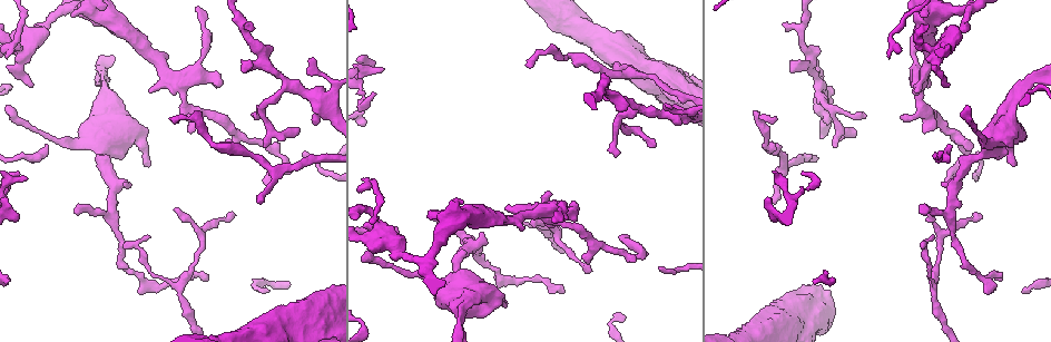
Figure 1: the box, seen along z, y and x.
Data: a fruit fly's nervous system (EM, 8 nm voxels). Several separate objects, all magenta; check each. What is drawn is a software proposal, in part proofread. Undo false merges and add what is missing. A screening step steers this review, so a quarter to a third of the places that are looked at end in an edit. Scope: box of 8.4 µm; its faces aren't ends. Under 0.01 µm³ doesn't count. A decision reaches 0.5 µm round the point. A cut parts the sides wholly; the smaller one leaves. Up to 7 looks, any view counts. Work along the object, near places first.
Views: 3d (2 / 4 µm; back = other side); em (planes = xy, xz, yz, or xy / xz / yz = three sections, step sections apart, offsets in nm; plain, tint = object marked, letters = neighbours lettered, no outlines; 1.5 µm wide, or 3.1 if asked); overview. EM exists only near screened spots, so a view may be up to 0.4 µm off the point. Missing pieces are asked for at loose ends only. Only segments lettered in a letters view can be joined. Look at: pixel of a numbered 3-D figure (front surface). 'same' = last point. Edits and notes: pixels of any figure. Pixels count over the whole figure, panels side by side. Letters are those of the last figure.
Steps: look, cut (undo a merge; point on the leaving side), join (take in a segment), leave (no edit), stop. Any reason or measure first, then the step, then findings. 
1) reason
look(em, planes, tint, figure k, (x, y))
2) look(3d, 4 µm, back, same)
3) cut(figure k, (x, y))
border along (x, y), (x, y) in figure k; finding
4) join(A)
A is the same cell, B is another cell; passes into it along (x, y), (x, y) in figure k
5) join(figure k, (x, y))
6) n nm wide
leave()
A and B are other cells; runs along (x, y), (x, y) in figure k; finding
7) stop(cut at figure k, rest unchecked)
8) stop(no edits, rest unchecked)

tapers out
look(3d, 2 µm, figure 1, (974, 215))

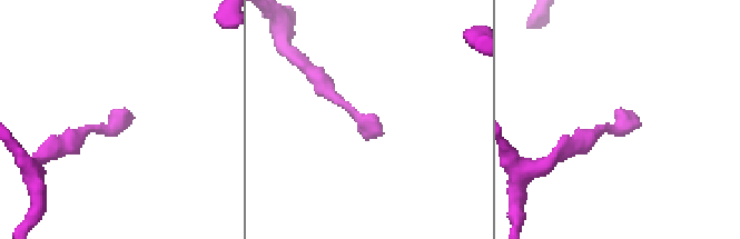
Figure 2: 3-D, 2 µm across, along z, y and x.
look(em, planes, letters, figure 2, (377, 119))

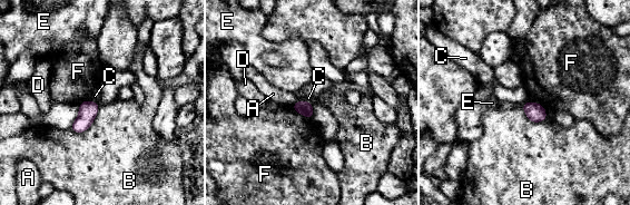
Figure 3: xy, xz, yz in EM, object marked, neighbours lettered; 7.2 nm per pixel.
100 nm wide
leave()
A, B, C, D, E and F are other cells; border along (100, 105), (85, 130), (70, 129) in figure 3; no lettered segment goes on from it

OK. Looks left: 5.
look(em, yz, step 4, tint, figure 1, (934, 237))

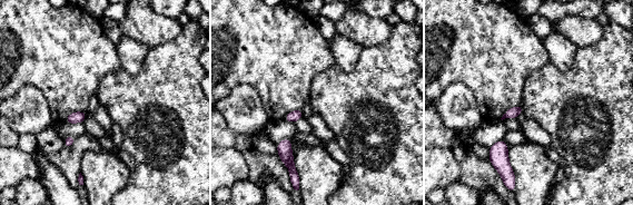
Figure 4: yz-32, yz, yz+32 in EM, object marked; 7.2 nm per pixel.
look(em, yz, step 4, letters, same)

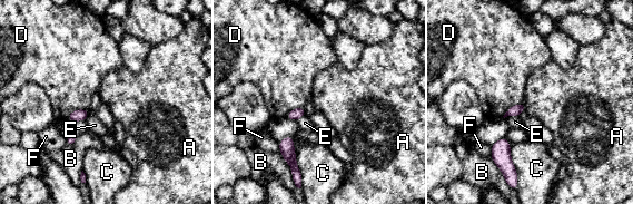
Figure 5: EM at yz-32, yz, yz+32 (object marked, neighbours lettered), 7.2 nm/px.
leave()
A, B, C, D, E and F are other cells; border along (524, 100), (525, 107) in figure 5; none of them fits

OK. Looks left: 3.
branch stops here
look(3d, 2 µm, figure 1, (504, 303))

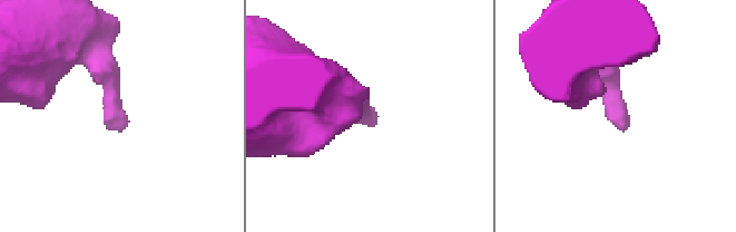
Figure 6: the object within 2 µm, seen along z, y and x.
look(em, xz, step 4, letters, figure 6, (623, 130))

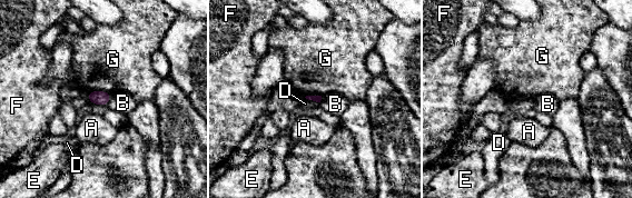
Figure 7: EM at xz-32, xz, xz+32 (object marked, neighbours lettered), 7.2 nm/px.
another direction
look(em, planes, letters, same)

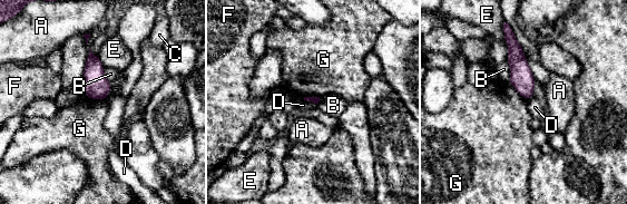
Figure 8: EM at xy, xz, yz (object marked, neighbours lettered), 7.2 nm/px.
leave()
A, B, C, D, E, F and G are other cells; border along (303, 98), (316, 104) in figure 8; no lettered segment goes on from it

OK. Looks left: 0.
stop(no edits, rest unchecked)

